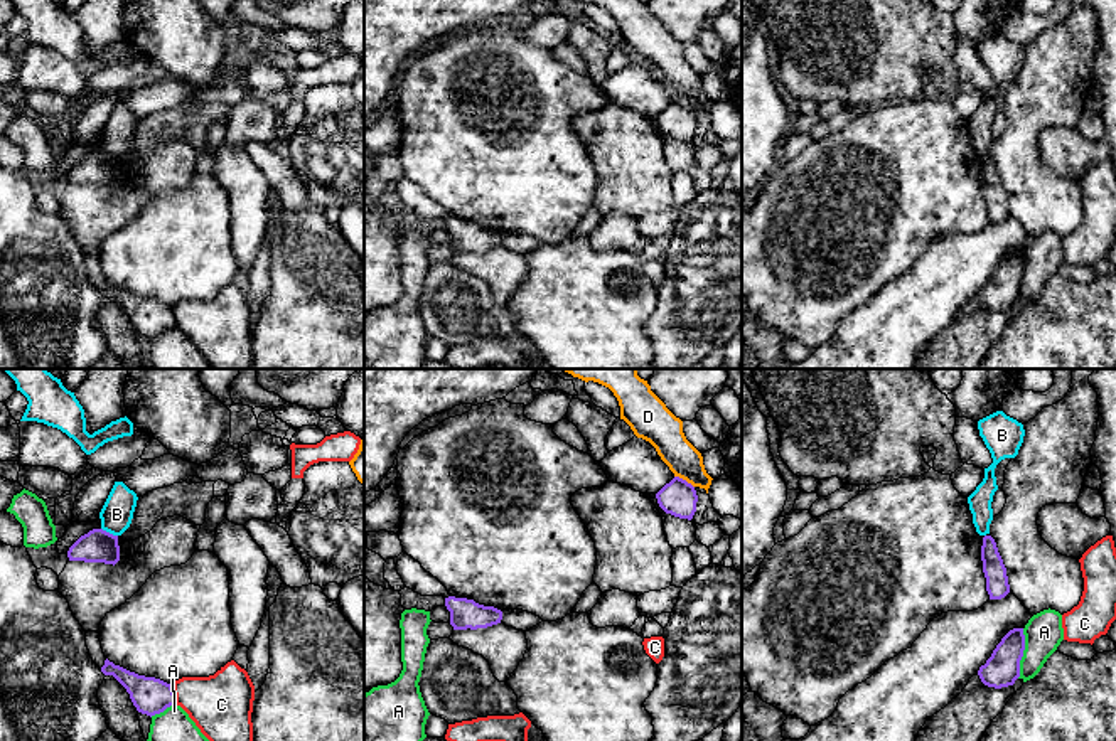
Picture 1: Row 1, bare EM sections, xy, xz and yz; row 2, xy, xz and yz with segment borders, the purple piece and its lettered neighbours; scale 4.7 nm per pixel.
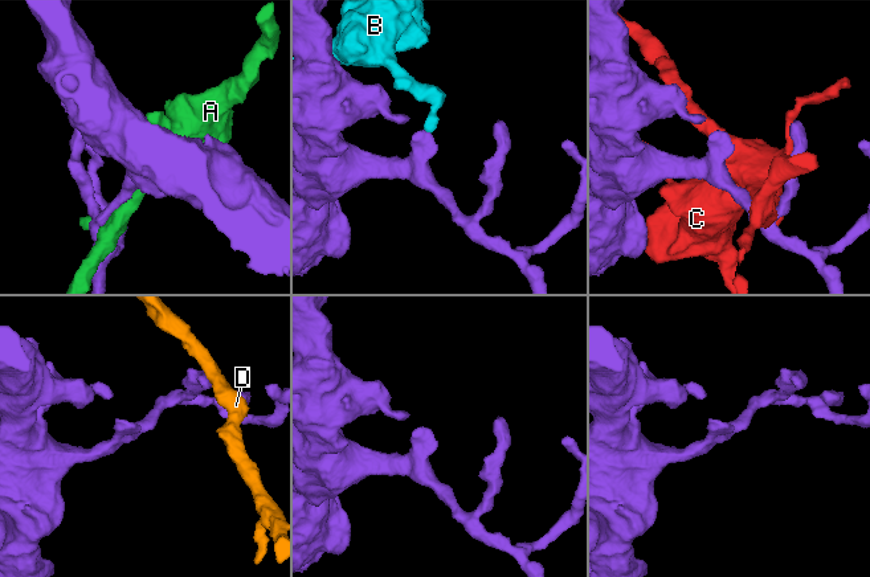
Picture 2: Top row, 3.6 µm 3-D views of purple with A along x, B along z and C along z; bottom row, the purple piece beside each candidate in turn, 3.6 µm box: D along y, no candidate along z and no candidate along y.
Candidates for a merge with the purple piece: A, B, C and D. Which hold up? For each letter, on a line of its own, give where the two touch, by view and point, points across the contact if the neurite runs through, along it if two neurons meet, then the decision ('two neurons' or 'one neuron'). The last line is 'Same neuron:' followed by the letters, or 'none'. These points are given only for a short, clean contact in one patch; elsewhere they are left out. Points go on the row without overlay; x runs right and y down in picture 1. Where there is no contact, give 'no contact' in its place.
A: meets purple in yz at (1022, 277); two neurons
B: meets purple in xy at (108, 155); border along xy (101, 150), (117, 159); two neurons
C: meets purple in xy at (174, 317); two neurons
D: meets purple in xz at (685, 103); two neurons
Same neuron: none

